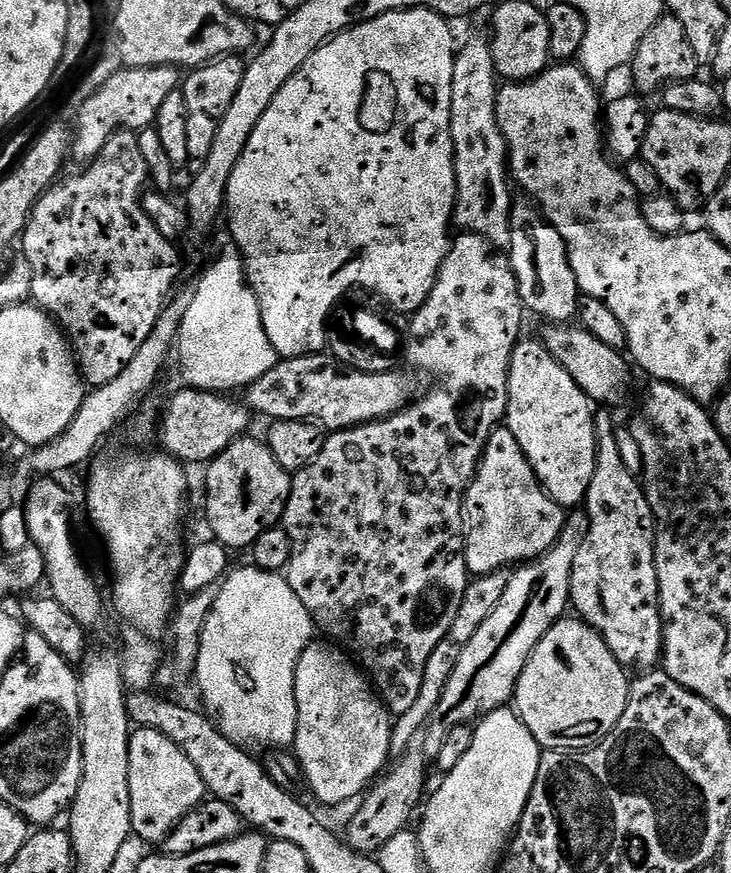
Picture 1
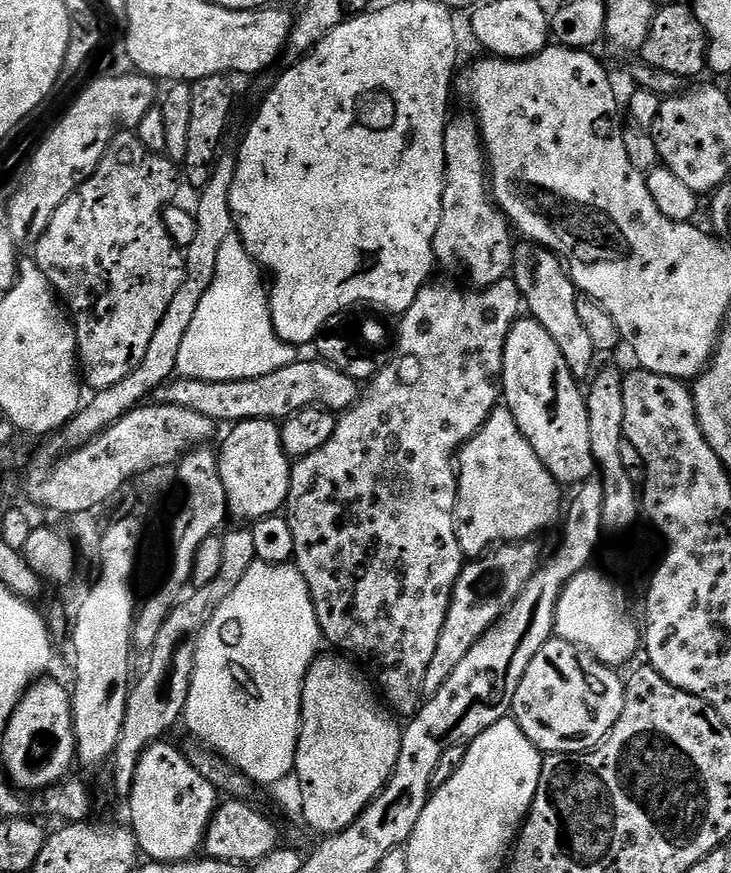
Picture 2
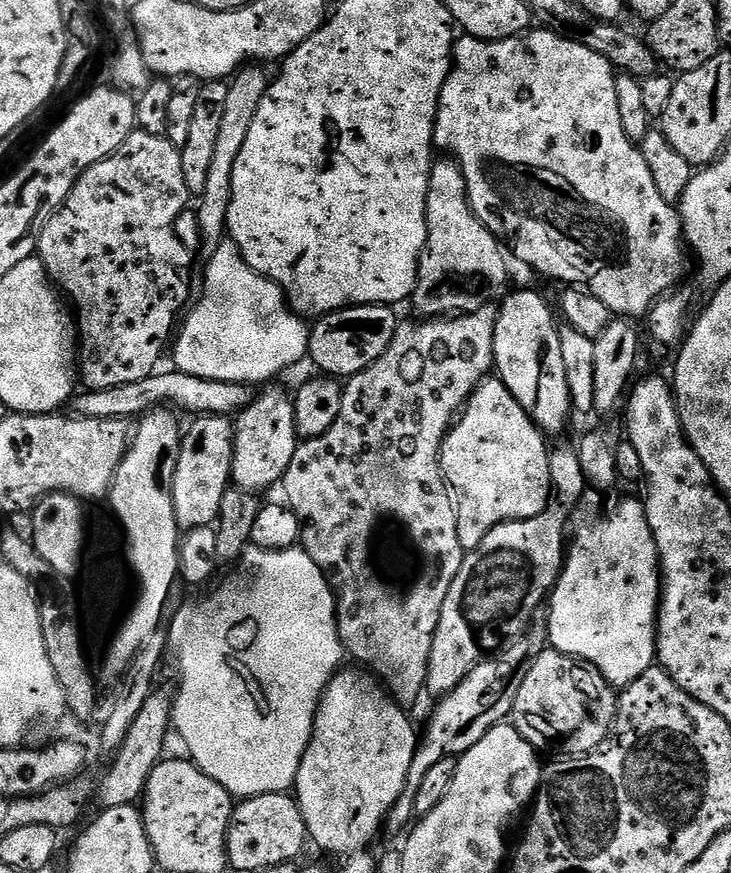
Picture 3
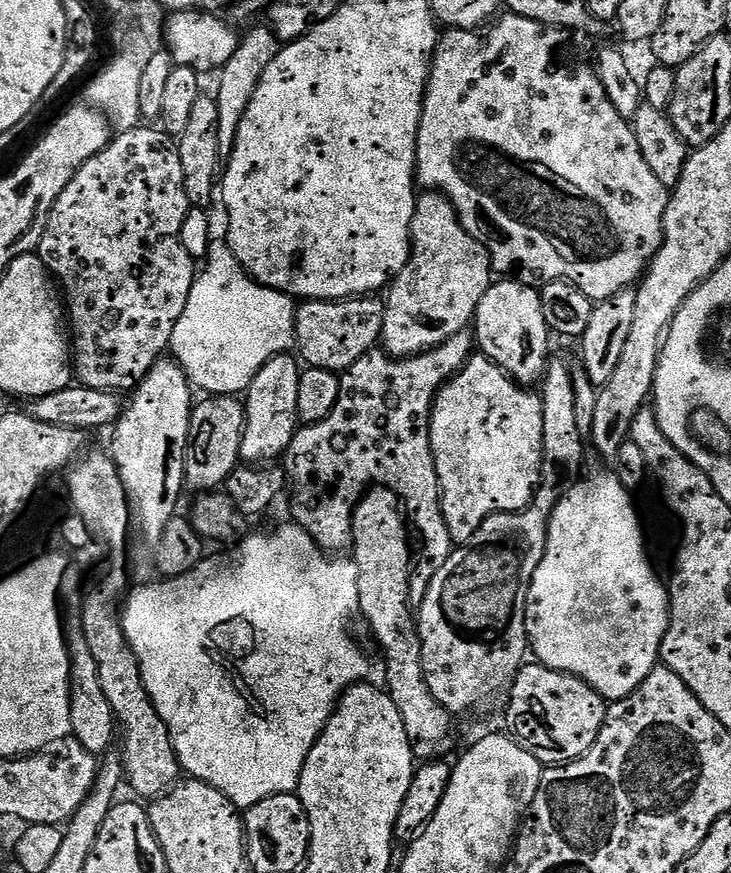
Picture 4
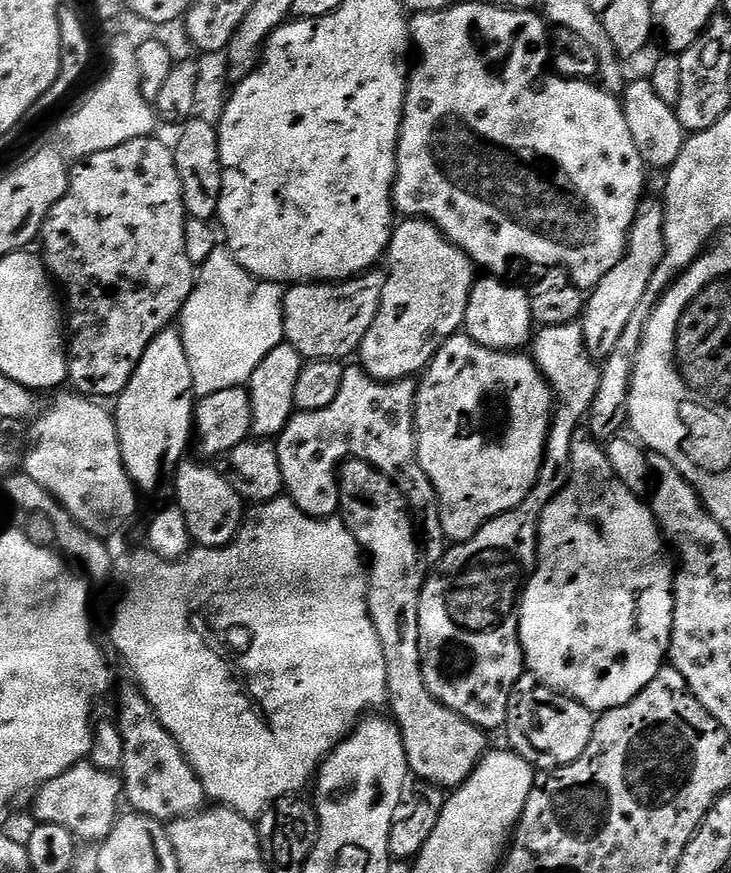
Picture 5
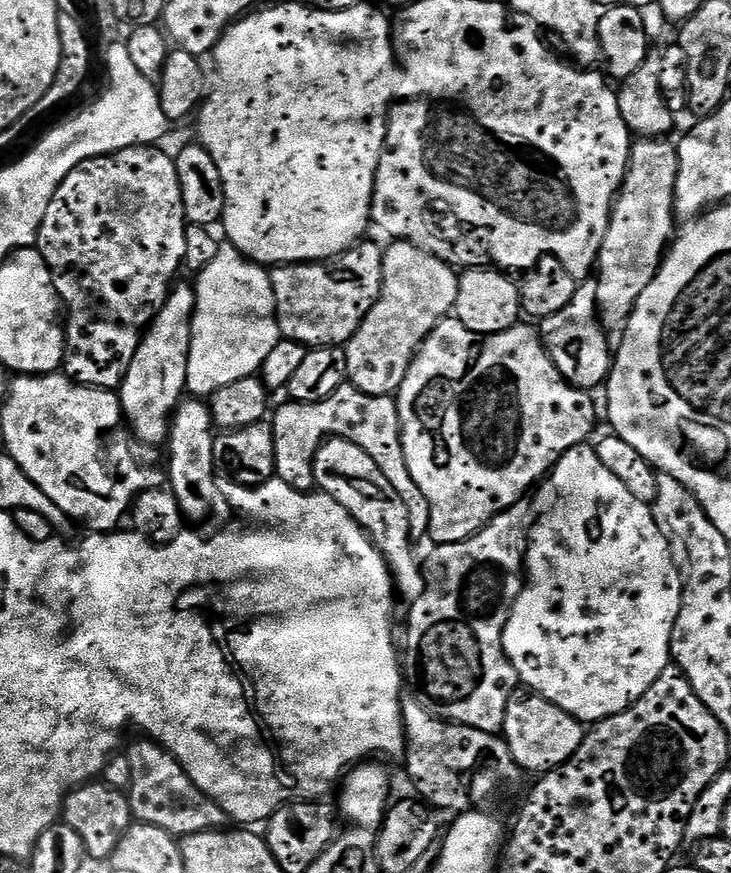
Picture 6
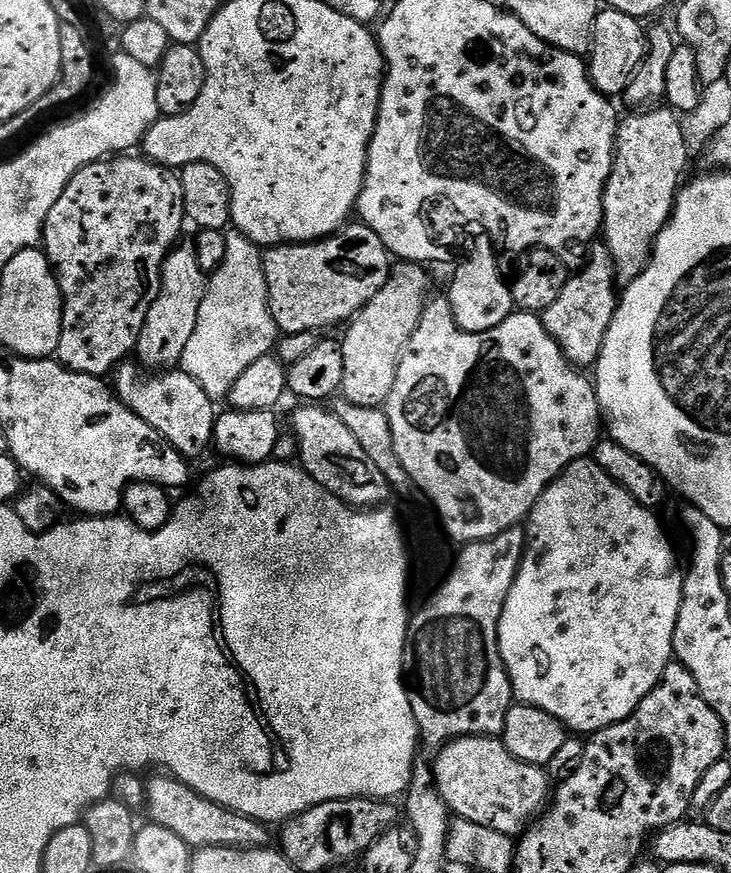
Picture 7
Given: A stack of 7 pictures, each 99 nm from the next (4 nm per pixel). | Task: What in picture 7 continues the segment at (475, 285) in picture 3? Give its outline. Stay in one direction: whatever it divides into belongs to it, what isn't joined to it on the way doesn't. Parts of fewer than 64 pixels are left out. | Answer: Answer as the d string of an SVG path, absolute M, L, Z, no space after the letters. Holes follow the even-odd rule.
M393 263L386 286L382 286L376 297L359 314L352 317L343 329L342 358L346 365L346 374L342 374L340 392L343 399L349 400L354 406L378 408L387 405L390 390L394 390L400 356L410 342L414 330L418 330L424 305L430 299L428 276L424 272L427 271L419 264Z

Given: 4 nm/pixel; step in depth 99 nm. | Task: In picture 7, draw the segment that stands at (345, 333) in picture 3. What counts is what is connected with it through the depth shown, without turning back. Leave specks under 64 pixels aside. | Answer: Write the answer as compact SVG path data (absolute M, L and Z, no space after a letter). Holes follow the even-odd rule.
M349 222L325 240L311 240L308 244L280 244L263 253L264 273L268 287L268 305L277 329L283 335L303 332L323 333L323 328L347 325L386 286L394 263L388 248L363 222Z

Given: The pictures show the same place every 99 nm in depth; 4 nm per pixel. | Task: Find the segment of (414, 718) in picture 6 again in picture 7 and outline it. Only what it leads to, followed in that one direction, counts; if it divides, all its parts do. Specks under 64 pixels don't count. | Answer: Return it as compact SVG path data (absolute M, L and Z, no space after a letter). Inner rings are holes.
M459 736L456 740L449 740L439 752L440 757L434 763L434 775L438 781L440 797L446 802L453 817L516 838L534 818L539 817L549 803L550 784L548 788L548 776L544 773L547 771L539 764L523 764L518 758L514 758L503 739L494 736Z

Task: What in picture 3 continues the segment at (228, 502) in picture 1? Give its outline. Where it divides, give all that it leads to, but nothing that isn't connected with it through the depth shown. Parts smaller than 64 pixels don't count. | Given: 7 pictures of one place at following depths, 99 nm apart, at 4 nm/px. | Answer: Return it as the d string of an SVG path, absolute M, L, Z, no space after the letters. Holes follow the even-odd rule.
M276 386L265 387L265 392L261 396L259 393L249 402L234 420L231 483L237 488L257 494L264 494L267 488L275 484L277 487L283 481L298 443L292 396L280 388L272 387Z

